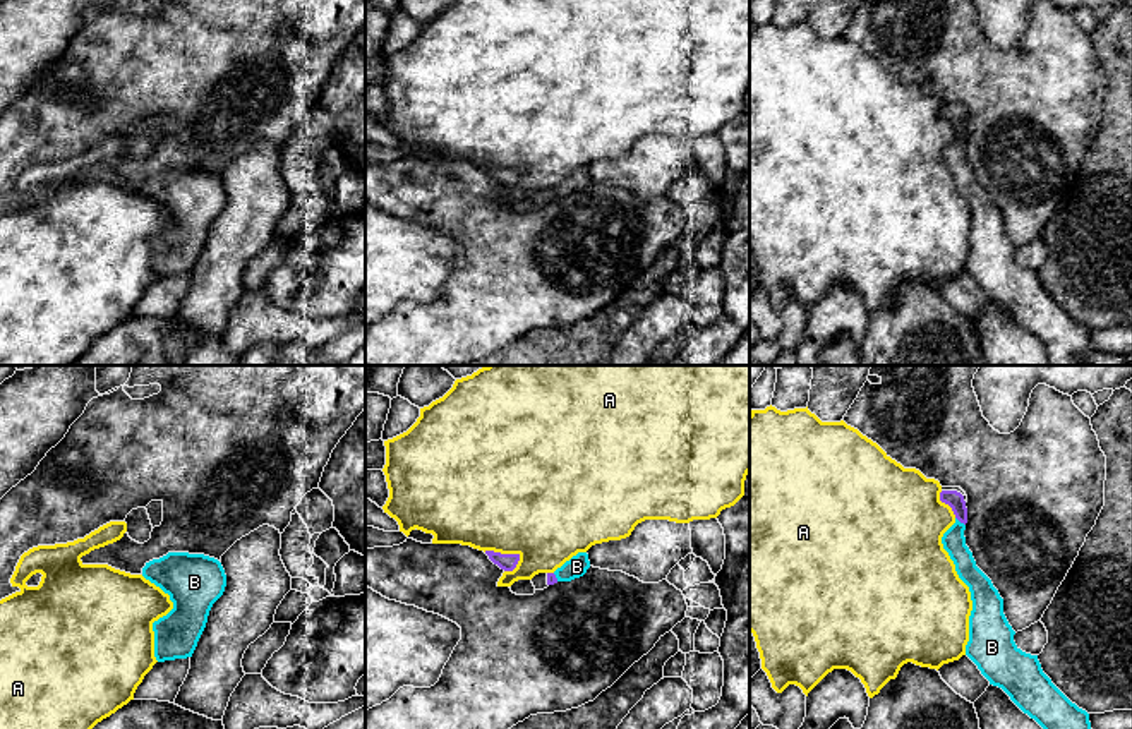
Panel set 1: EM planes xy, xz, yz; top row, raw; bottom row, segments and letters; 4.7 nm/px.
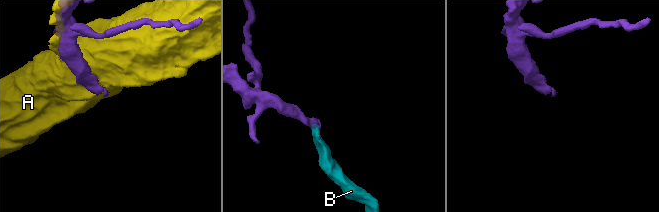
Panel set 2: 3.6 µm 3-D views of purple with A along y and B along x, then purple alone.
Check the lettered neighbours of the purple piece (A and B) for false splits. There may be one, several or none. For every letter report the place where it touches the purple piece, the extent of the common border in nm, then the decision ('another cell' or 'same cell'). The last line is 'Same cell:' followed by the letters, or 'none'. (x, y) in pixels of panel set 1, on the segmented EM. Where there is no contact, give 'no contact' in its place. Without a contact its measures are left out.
A: xz (503, 554) | 180 nm | another cell
B: yz (961, 522) | 60 nm | same cell
Same cell: B

